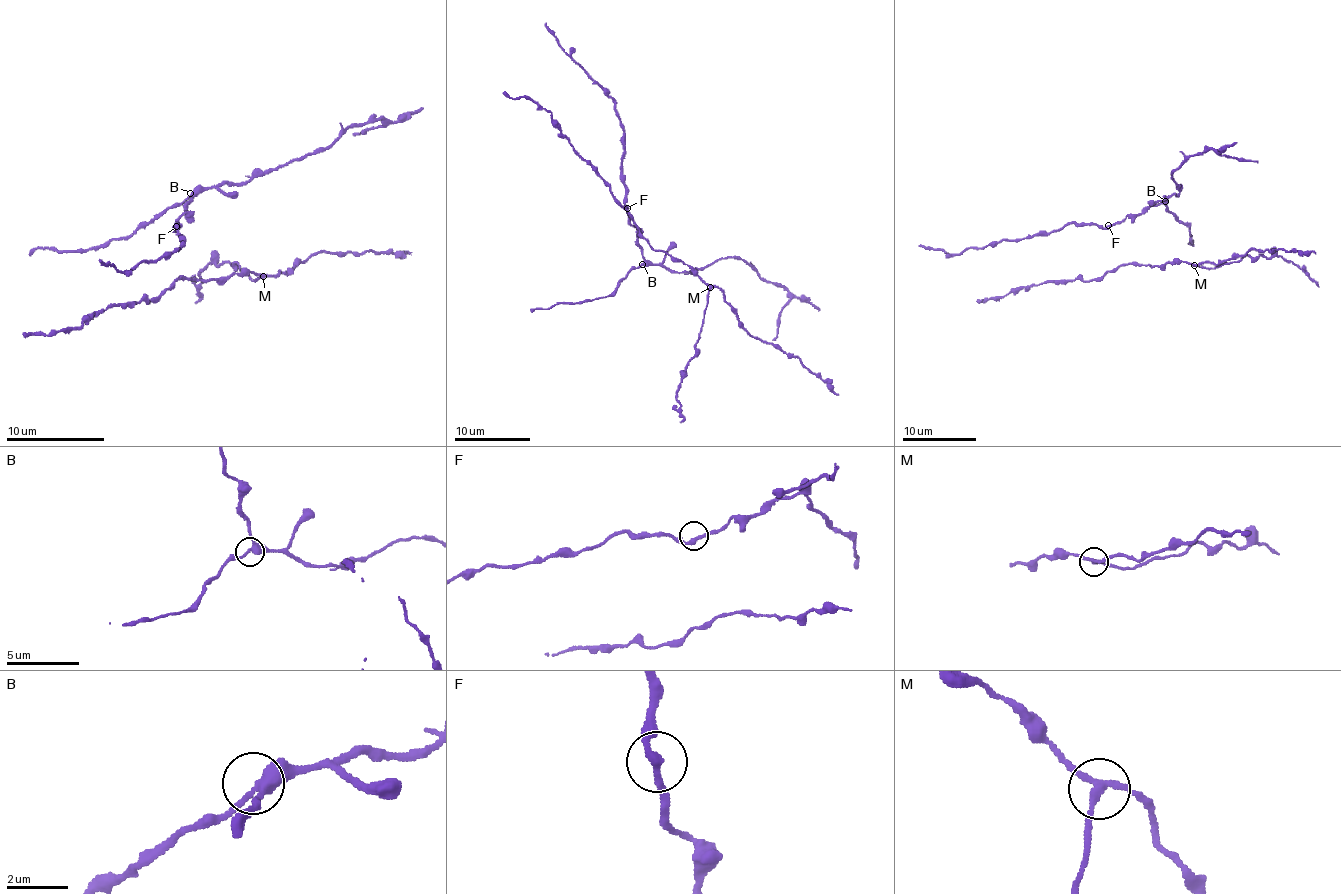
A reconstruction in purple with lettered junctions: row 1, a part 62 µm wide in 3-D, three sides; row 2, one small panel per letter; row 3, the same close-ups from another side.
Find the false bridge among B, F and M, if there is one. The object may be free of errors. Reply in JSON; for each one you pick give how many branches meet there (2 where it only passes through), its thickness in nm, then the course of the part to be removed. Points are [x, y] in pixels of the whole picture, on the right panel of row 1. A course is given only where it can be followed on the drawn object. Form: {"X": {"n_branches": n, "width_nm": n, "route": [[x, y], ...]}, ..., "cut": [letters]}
{"M": {"n_branches": 3, "width_nm": 220, "route": [[1193, 264], [1215, 268], [1239, 262], [1246, 255], [1262, 255], [1267, 258], [1281, 256], [1296, 264], [1318, 286]]}, "cut": ["M"]}

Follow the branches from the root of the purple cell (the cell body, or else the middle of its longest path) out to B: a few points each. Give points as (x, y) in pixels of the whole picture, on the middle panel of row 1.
B: (629, 208), (627, 215), (637, 229), (636, 244), (641, 249), (642, 264)

